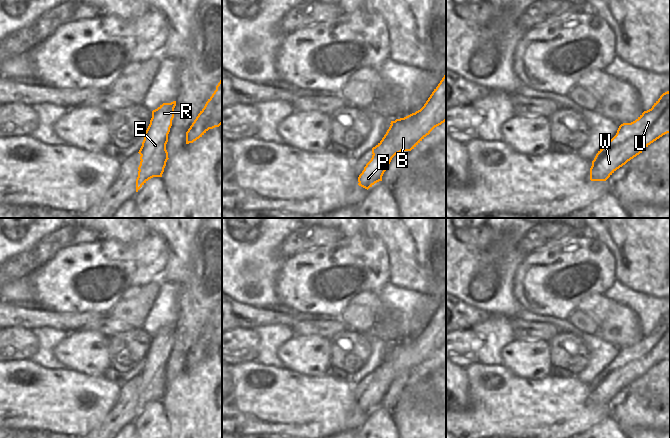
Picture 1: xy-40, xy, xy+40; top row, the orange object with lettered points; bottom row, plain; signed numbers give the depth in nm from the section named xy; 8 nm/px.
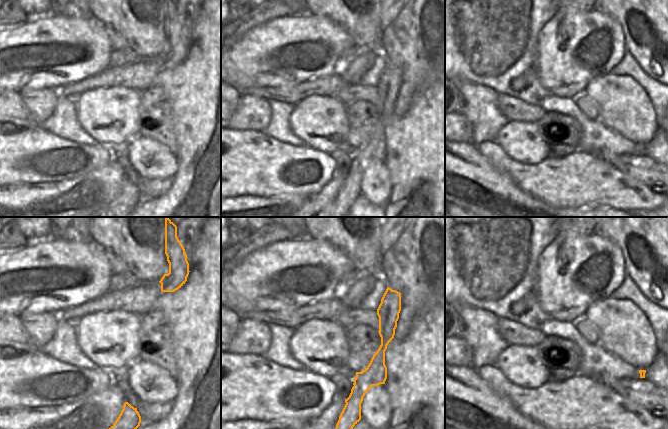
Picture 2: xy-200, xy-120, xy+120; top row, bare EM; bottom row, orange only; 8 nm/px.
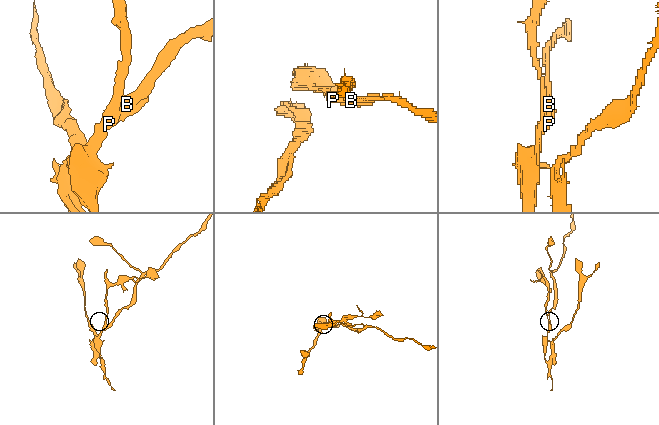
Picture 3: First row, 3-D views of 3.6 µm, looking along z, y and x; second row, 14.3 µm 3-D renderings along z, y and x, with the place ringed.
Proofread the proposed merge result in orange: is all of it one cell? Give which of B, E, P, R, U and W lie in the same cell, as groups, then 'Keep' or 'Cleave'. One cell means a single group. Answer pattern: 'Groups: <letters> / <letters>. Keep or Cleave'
Groups: B U / E P R W. Cleave.

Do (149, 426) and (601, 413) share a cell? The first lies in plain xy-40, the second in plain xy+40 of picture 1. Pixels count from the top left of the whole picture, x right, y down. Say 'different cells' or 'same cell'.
different cells

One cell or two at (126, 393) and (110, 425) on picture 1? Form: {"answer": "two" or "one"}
{"answer": "one"}

